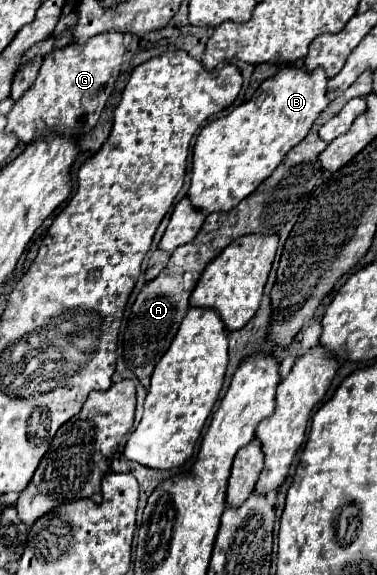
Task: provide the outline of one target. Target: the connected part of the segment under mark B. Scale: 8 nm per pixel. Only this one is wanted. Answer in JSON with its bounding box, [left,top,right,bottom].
[188,66,330,214]

